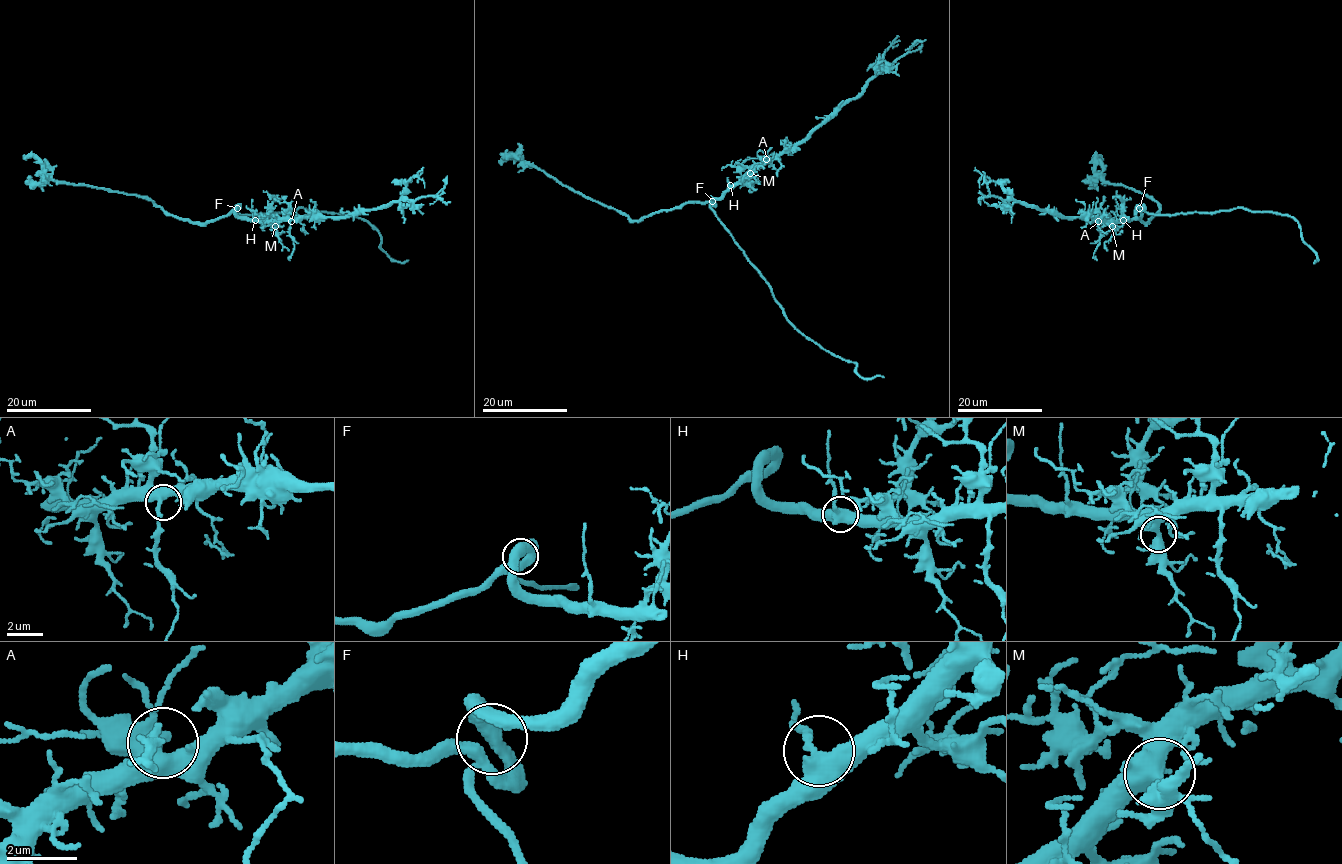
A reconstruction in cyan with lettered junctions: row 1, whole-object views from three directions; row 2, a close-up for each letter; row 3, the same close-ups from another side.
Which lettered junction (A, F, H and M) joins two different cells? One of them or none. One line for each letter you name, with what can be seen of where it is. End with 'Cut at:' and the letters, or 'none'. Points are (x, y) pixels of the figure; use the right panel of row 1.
Cut at: none

